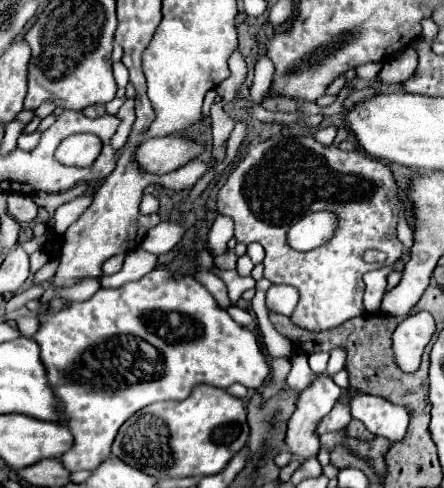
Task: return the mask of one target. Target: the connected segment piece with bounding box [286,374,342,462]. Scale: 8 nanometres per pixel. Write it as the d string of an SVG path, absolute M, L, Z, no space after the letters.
M318 374L316 382L298 396L296 410L288 420L286 432L288 452L298 462L316 456L320 448L320 440L316 436L316 422L320 422L320 418L332 410L340 394L342 390L334 384L332 378L328 378L326 374Z

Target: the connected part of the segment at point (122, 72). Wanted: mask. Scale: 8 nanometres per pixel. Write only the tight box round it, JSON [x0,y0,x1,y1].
[114,62,128,96]

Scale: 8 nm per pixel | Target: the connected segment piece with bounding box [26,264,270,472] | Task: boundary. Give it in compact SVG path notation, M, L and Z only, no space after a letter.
M158 264L152 272L148 272L146 276L142 276L140 280L136 282L126 282L124 286L120 288L100 288L90 300L86 302L68 302L64 308L52 312L50 310L50 304L48 302L40 302L40 300L30 300L26 304L28 310L36 312L38 316L38 322L40 322L40 328L38 332L32 336L32 340L40 346L40 358L42 358L42 364L46 368L46 376L48 376L48 386L52 388L52 392L60 398L60 424L64 424L66 428L70 428L72 436L74 436L74 444L68 452L64 452L58 460L62 462L62 466L68 470L68 472L78 472L78 470L94 470L104 458L110 456L110 448L112 448L112 442L118 434L118 428L138 410L142 410L144 406L152 404L152 402L158 402L158 400L184 400L188 398L190 390L196 386L196 384L212 384L216 388L228 388L232 386L234 382L240 382L248 388L258 388L260 384L264 384L264 380L270 376L270 368L268 368L268 362L264 360L264 354L262 354L262 348L258 344L258 338L256 334L252 334L250 330L238 326L230 314L218 306L218 302L212 298L212 294L190 274L182 274L182 272L172 272L168 270L166 266Z

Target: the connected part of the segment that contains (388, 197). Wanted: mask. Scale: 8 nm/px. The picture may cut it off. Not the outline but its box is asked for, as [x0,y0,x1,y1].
[218,134,404,332]

